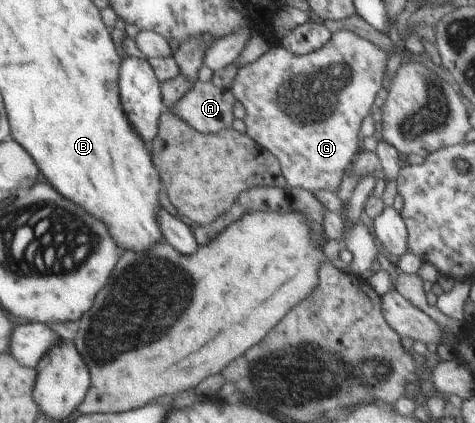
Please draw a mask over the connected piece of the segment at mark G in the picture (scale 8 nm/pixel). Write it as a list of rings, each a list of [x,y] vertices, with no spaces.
[[[341,30],[331,34],[330,40],[318,50],[308,53],[307,55],[295,55],[278,43],[274,43],[270,46],[269,50],[263,53],[255,62],[248,63],[237,70],[237,75],[231,84],[231,92],[235,100],[238,100],[244,110],[247,112],[243,121],[246,125],[246,134],[256,142],[262,149],[268,150],[274,157],[280,161],[281,172],[284,173],[286,185],[290,187],[298,186],[298,188],[305,188],[308,192],[314,192],[314,190],[328,190],[328,192],[337,192],[340,188],[341,182],[345,177],[344,172],[346,168],[352,166],[354,158],[360,151],[360,138],[358,138],[358,132],[360,132],[360,124],[362,120],[370,113],[373,100],[376,100],[378,96],[377,92],[386,85],[386,65],[389,60],[388,54],[383,49],[380,49],[377,45],[368,41],[366,38],[356,35],[353,31]]]

